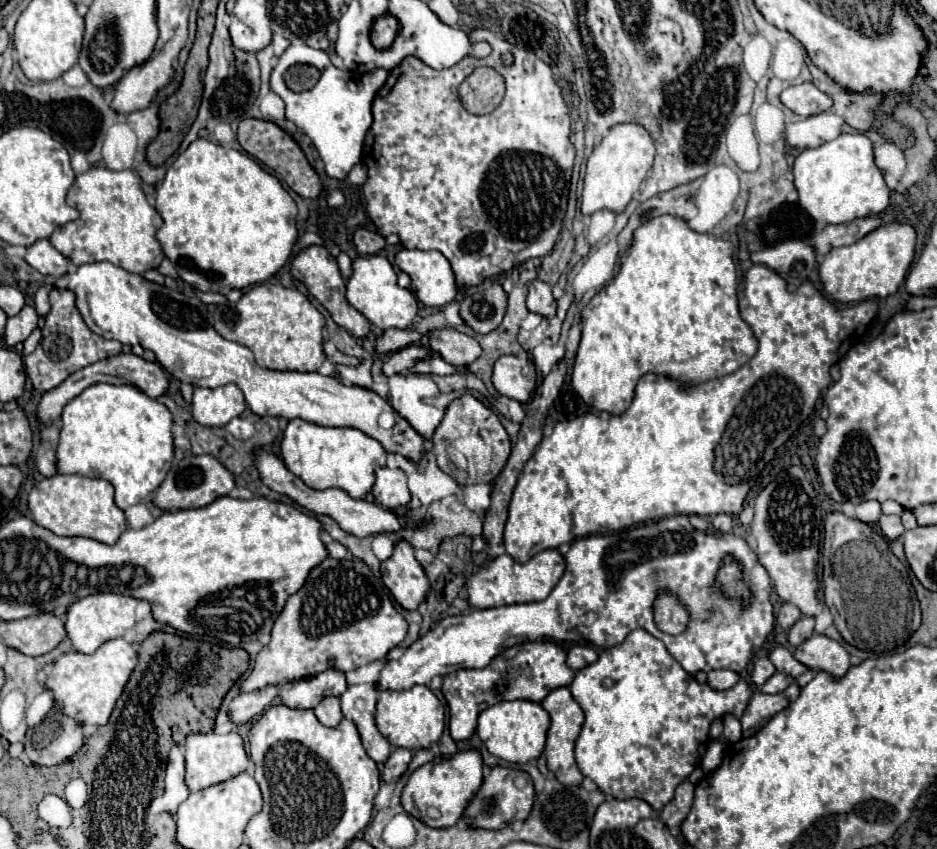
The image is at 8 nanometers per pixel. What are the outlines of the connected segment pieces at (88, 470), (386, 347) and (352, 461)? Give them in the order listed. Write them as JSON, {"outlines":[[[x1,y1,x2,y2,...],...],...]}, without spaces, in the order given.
{"outlines":[[[93,384,73,398,61,416,57,470,103,478,115,488,115,504,125,510,143,502,165,480,173,462,173,414,135,386]],[[409,328,401,330,401,332,397,332,397,330,383,332,375,342,375,350,381,352,381,354,391,354,391,352,395,352,399,348,405,348,405,346,409,346,413,342,419,342,419,338,421,338,421,334,417,334,417,332,409,330]],[[289,420,281,434,281,456,285,466,309,488,341,488,353,498,365,498,375,482,375,468,385,466,385,448,357,428,325,428,305,420]]]}

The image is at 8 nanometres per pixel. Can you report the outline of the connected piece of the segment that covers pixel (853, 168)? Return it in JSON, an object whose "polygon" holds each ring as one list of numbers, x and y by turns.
{"polygon":[[841,134,823,146,803,150,793,162,793,176,801,208,823,224,877,216,889,206,889,188,873,162,871,140,865,134]]}

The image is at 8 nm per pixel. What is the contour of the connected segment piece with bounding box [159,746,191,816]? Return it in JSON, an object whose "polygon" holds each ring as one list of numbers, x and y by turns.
{"polygon":[[173,746,169,752,169,764,165,774,165,794,159,798,159,812,175,814,179,804,189,796,189,788,185,784,185,758,181,746]]}

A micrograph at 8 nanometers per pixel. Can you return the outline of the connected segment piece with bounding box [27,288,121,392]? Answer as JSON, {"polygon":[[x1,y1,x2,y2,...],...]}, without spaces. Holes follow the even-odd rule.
{"polygon":[[53,288,49,292,49,304,51,310,45,316,45,326,43,326,43,338,37,346,37,350,27,358,27,376,33,382,33,388,37,392,47,392,55,386,59,386,69,374,97,362,109,356,121,354,121,344,115,340,105,340,97,334,93,334,83,322,77,306,75,306,75,292,71,290,59,290],[31,368,35,368,35,374,31,374]]}

